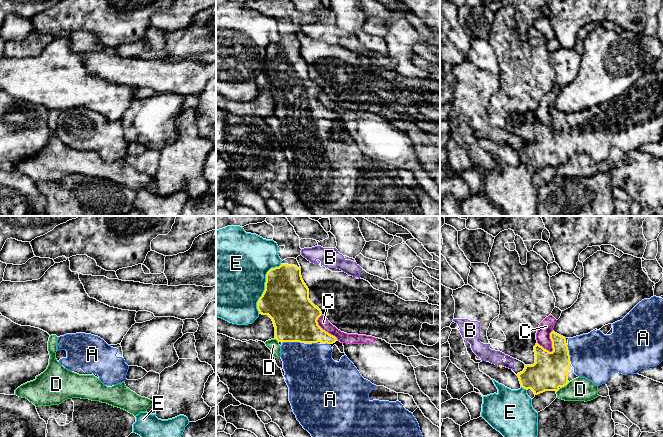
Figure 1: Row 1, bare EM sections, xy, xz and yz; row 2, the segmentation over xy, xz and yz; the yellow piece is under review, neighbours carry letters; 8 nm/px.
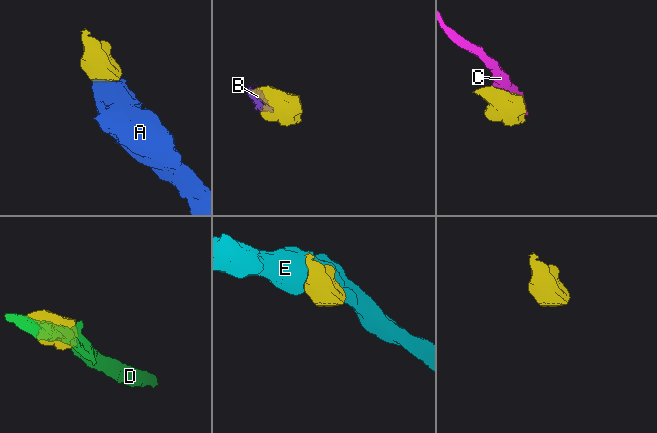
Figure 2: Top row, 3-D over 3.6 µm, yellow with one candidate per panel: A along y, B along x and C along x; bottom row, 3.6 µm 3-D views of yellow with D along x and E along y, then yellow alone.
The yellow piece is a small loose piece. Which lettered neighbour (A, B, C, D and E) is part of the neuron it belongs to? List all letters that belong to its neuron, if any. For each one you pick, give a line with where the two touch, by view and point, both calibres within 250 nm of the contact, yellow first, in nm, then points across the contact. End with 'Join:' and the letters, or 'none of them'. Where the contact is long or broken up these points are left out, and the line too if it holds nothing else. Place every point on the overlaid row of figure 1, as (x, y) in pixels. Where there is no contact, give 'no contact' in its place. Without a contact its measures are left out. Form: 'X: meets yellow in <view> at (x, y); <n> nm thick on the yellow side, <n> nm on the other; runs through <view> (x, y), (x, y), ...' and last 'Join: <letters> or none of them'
A: meets yellow in xz at (292, 341); 360 nm thick on the yellow side, 380 nm on the other; runs through xz (294, 316), (292, 341), (294, 353), (308, 367)
Join: A

